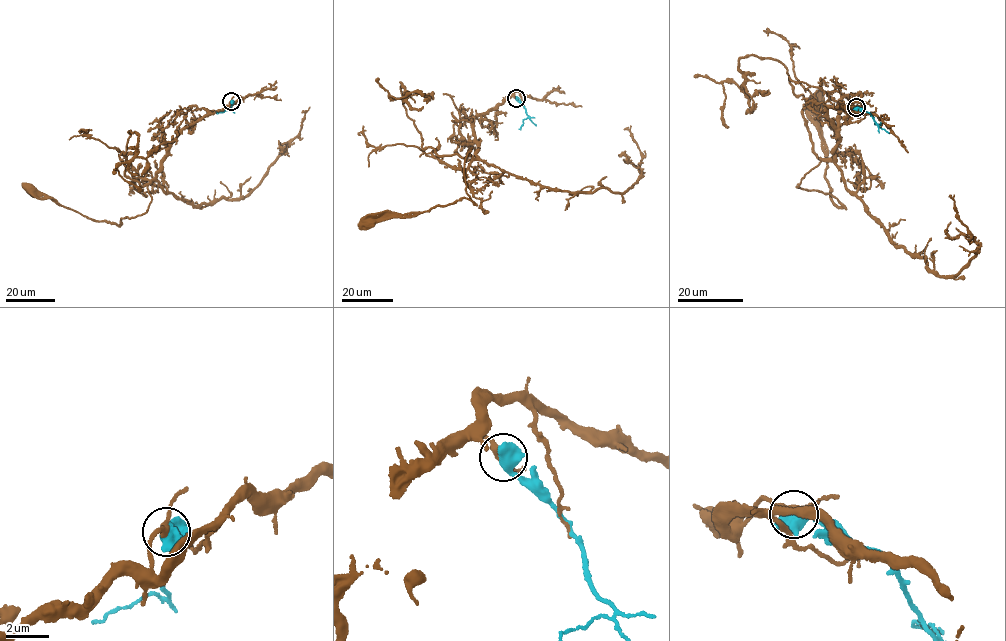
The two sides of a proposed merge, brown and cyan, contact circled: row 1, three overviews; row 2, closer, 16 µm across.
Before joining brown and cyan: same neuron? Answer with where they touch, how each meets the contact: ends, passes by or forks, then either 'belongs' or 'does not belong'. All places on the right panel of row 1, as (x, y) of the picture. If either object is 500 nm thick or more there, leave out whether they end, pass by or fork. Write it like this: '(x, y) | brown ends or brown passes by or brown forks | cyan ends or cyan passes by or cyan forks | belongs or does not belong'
(856, 107) | does not belong

